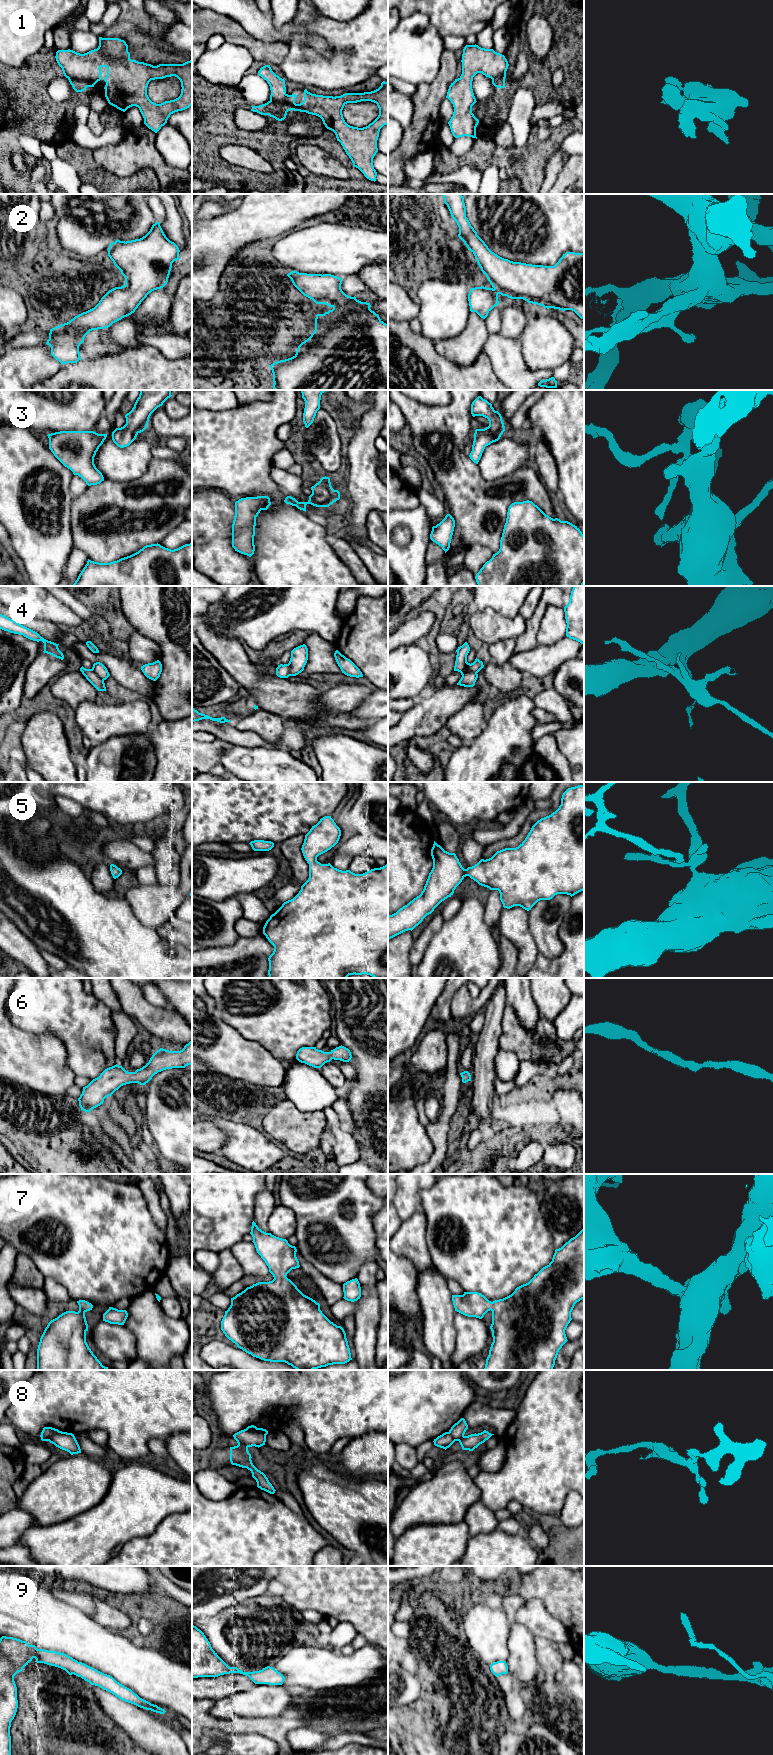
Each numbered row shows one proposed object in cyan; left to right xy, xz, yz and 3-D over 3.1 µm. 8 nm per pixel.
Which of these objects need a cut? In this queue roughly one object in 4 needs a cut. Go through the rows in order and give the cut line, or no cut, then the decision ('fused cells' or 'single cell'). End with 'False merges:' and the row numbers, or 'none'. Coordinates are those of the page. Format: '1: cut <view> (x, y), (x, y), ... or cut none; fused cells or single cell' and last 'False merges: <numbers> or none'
1: cut xy (62, 69), (68, 76), (82, 79), (87, 86); fused cells
2: cut none; single cell
3: cut none; single cell
4: cut yz (476, 672), (466, 672), (462, 675); fused cells
5: cut none; single cell
6: cut none; single cell
7: cut none; single cell
8: cut xz (245, 1429), (265, 1435); fused cells
9: cut none; single cell
False merges: 1, 4, 8

